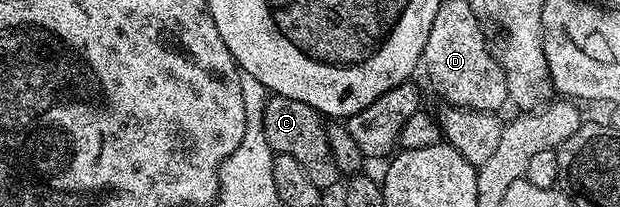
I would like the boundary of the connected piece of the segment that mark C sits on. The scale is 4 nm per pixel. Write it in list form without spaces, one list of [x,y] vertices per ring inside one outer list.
[[[271,96],[264,107],[264,139],[268,139],[275,153],[292,155],[292,159],[308,171],[308,179],[312,179],[318,189],[329,191],[340,180],[336,159],[332,159],[332,151],[328,147],[324,118],[308,107],[308,103],[300,103],[300,99]]]

